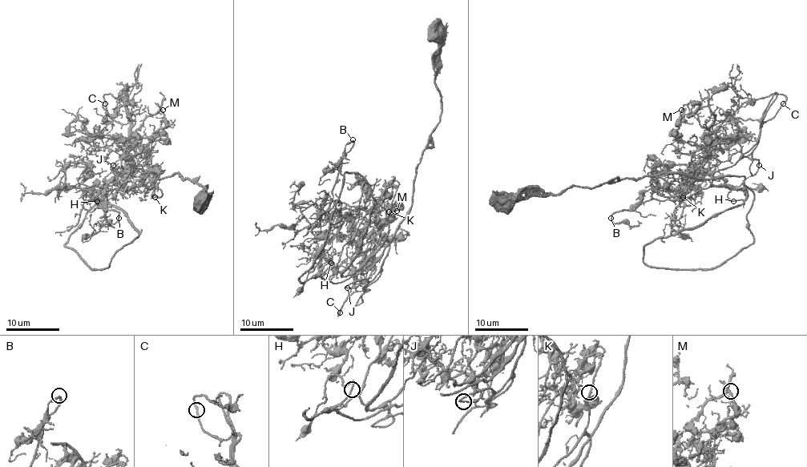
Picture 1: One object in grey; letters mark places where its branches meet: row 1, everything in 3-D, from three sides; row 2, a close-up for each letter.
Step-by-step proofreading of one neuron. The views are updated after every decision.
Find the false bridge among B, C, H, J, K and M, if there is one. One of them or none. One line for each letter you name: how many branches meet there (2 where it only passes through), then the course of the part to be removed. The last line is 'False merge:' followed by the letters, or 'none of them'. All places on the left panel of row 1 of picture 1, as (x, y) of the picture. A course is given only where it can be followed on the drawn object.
False merge: none of them

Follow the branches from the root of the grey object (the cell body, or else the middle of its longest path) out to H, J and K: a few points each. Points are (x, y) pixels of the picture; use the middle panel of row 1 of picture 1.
H: (433, 32), (441, 115), (417, 167), (411, 209), (358, 269), (342, 275), (332, 267), (318, 274), (331, 263)
J: (433, 32), (441, 115), (417, 167), (411, 209), (389, 241), (377, 274), (347, 287)
K: (433, 32), (438, 44), (433, 69), (441, 97), (439, 122), (417, 167), (411, 209), (389, 241), (389, 211)

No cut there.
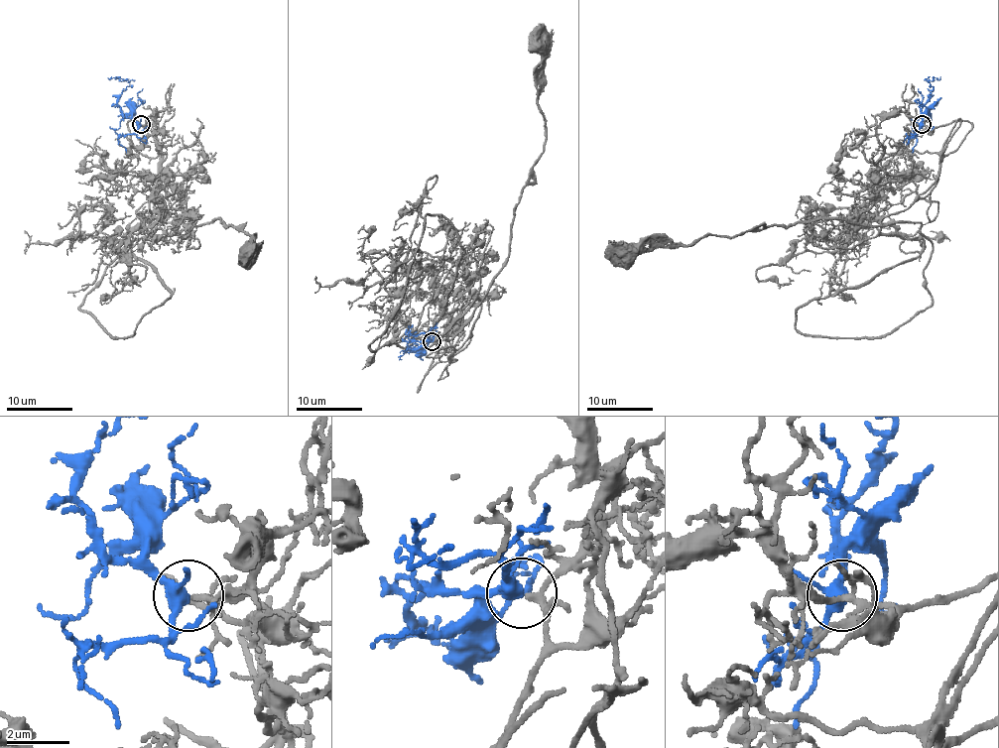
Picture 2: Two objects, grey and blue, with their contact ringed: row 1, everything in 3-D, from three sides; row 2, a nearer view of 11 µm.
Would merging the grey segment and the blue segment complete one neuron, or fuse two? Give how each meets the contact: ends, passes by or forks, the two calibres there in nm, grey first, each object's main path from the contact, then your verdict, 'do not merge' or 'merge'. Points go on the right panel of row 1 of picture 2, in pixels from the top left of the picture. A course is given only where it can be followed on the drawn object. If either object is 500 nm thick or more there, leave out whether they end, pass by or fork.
grey forks; blue forks; calibres 140 and 300 nm; course grey (922, 124), (968, 121), (971, 129), (941, 157), (939, 174), (924, 191), (879, 225), (835, 218), (621, 251); course blue (922, 124), (922, 106), (934, 89), (927, 81), (939, 76); merge

